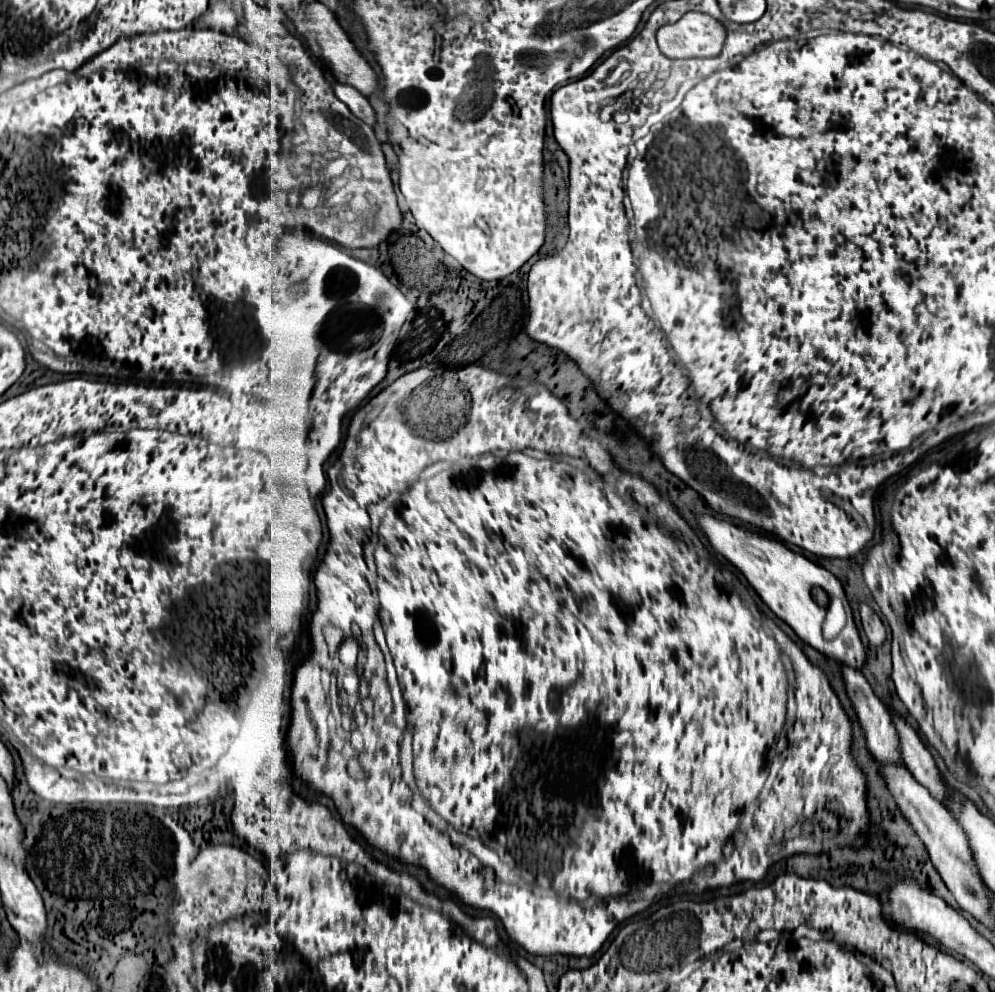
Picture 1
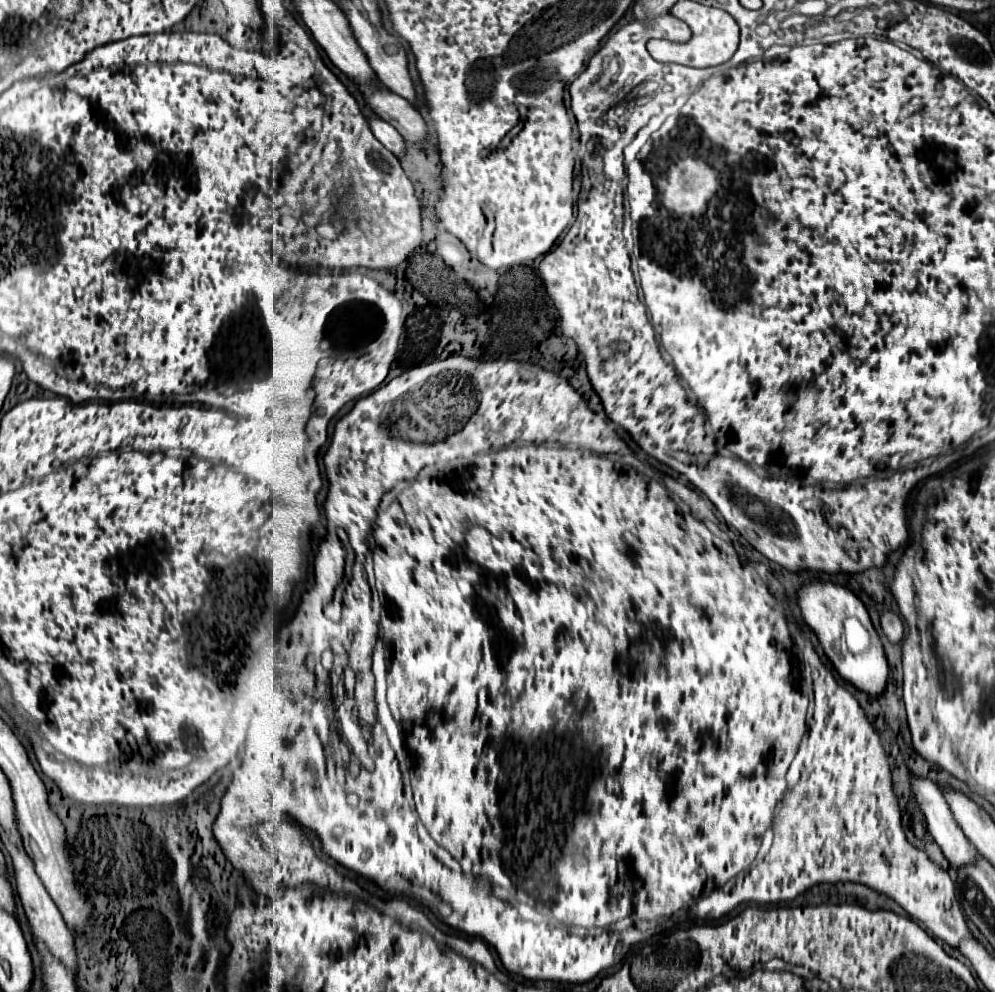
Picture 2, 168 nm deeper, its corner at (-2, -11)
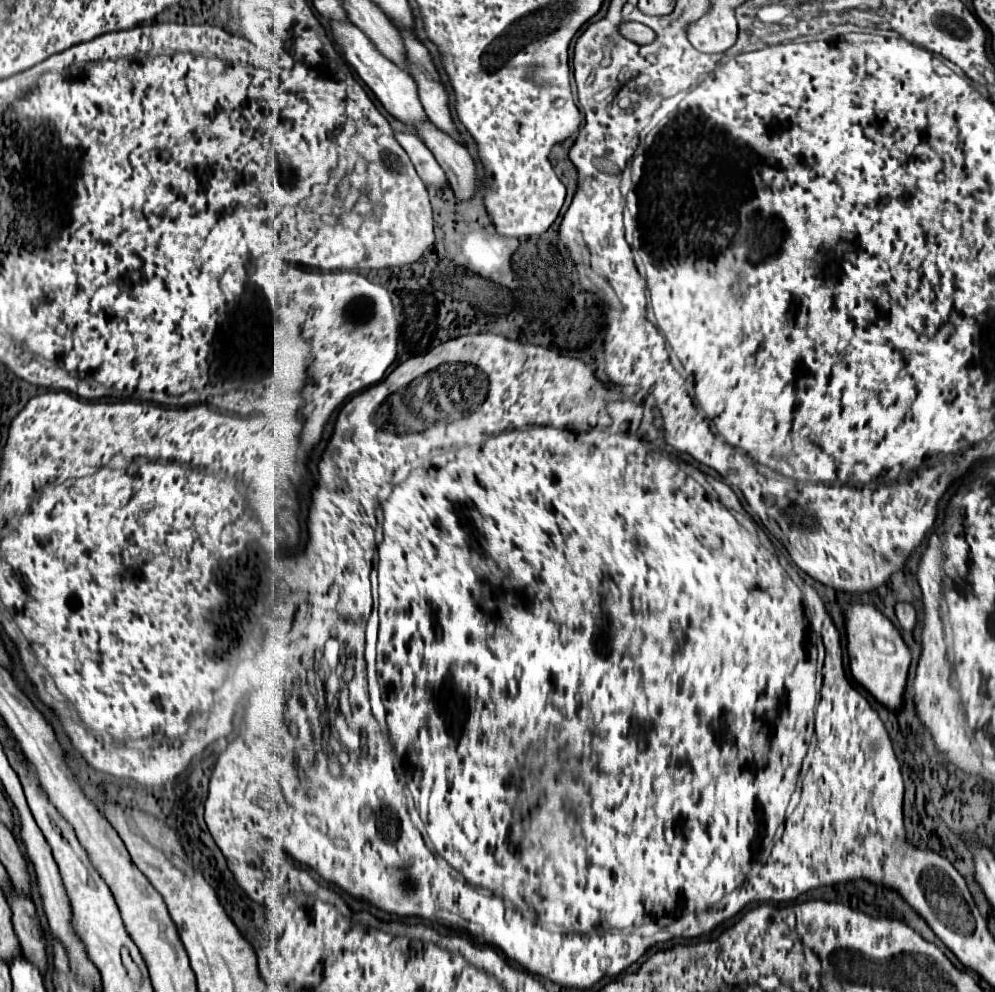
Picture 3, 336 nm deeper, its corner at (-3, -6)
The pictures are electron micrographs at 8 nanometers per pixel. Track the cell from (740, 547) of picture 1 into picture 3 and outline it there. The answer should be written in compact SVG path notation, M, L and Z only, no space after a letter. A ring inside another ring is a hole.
M847 605L845 607L845 625L849 639L849 661L851 675L859 681L883 707L889 711L899 711L903 707L903 693L907 687L907 675L911 665L911 649L903 641L899 629L873 605ZM875 637L883 637L895 645L893 653L881 653L875 649Z

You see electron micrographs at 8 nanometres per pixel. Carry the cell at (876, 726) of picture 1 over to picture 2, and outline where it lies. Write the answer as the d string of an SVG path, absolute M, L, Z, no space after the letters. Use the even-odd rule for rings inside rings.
M910 774L910 788L916 798L916 804L924 814L930 836L942 848L948 862L952 866L962 866L962 862L974 862L978 852L968 842L968 838L964 838L956 822L952 822L952 814L938 786L924 776Z

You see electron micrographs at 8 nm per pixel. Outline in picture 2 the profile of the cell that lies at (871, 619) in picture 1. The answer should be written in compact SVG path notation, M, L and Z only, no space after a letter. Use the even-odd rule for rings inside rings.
M884 612L880 616L880 626L882 626L882 632L884 632L884 636L888 638L890 644L896 644L896 642L902 640L904 624L902 624L902 620L896 612Z

